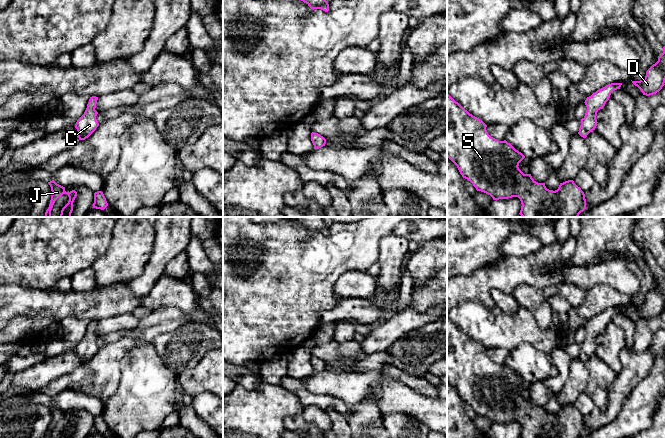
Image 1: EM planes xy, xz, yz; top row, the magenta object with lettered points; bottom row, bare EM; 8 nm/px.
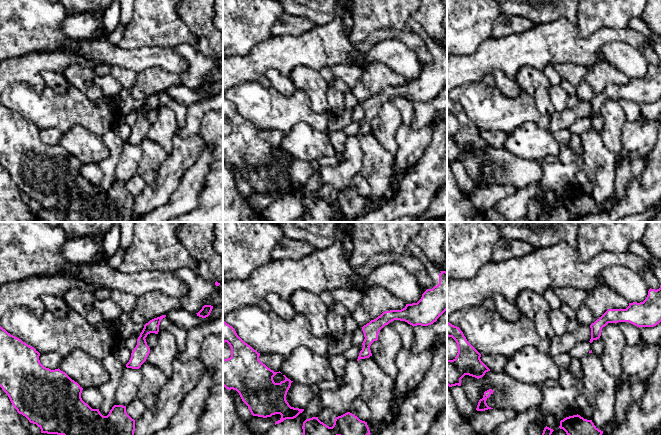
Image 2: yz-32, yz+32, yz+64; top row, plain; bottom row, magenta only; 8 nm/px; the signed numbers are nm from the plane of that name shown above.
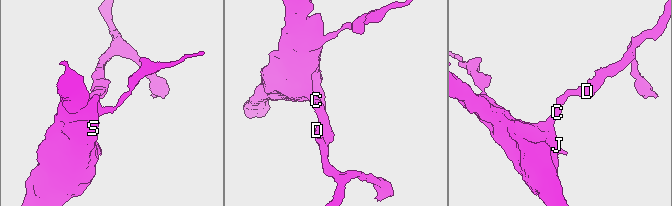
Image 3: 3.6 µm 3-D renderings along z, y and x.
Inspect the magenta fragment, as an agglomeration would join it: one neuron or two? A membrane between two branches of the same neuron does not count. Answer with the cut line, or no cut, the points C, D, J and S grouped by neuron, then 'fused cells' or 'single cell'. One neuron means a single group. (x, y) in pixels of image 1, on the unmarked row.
no cut; C D J S; single cell

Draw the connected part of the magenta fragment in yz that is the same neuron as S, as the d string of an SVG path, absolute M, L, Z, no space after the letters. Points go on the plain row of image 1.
M447 317L447 381L477 415L490 419L493 424L518 421L522 428L519 438L580 438L586 433L585 418L573 404L560 407L555 415L547 413L545 407L536 406L531 398L524 398L519 393L519 387L525 380L506 364L499 365L491 361L486 351L482 344L470 338Z

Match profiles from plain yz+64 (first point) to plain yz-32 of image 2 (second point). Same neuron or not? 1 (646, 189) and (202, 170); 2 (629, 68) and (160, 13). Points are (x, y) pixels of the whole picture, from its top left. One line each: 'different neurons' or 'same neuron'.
1: same neuron
2: different neurons

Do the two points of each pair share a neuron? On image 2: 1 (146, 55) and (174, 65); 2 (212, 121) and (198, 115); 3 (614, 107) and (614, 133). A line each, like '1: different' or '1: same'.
1: same
2: different
3: same

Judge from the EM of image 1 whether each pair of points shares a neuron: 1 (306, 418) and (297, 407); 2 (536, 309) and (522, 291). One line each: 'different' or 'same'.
1: different
2: same

